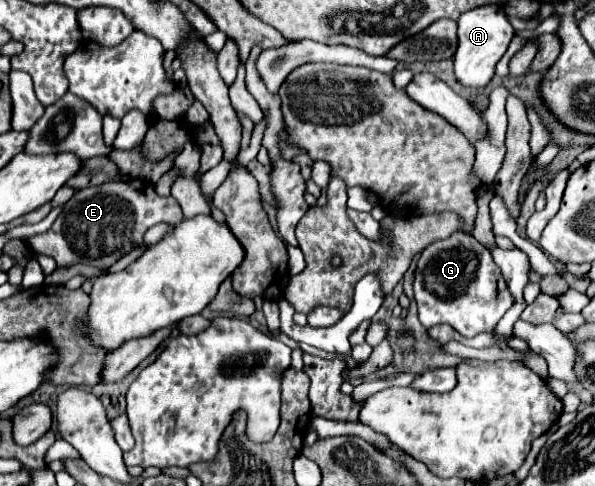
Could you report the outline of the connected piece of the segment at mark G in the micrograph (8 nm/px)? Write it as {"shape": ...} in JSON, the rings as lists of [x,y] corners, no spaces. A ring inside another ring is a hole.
{"shape":[[[458,232],[422,250],[416,268],[414,296],[424,328],[450,324],[464,338],[474,338],[480,332],[494,330],[506,310],[514,304],[514,296],[506,288],[500,268],[494,264],[490,252],[476,242],[474,236]]]}

